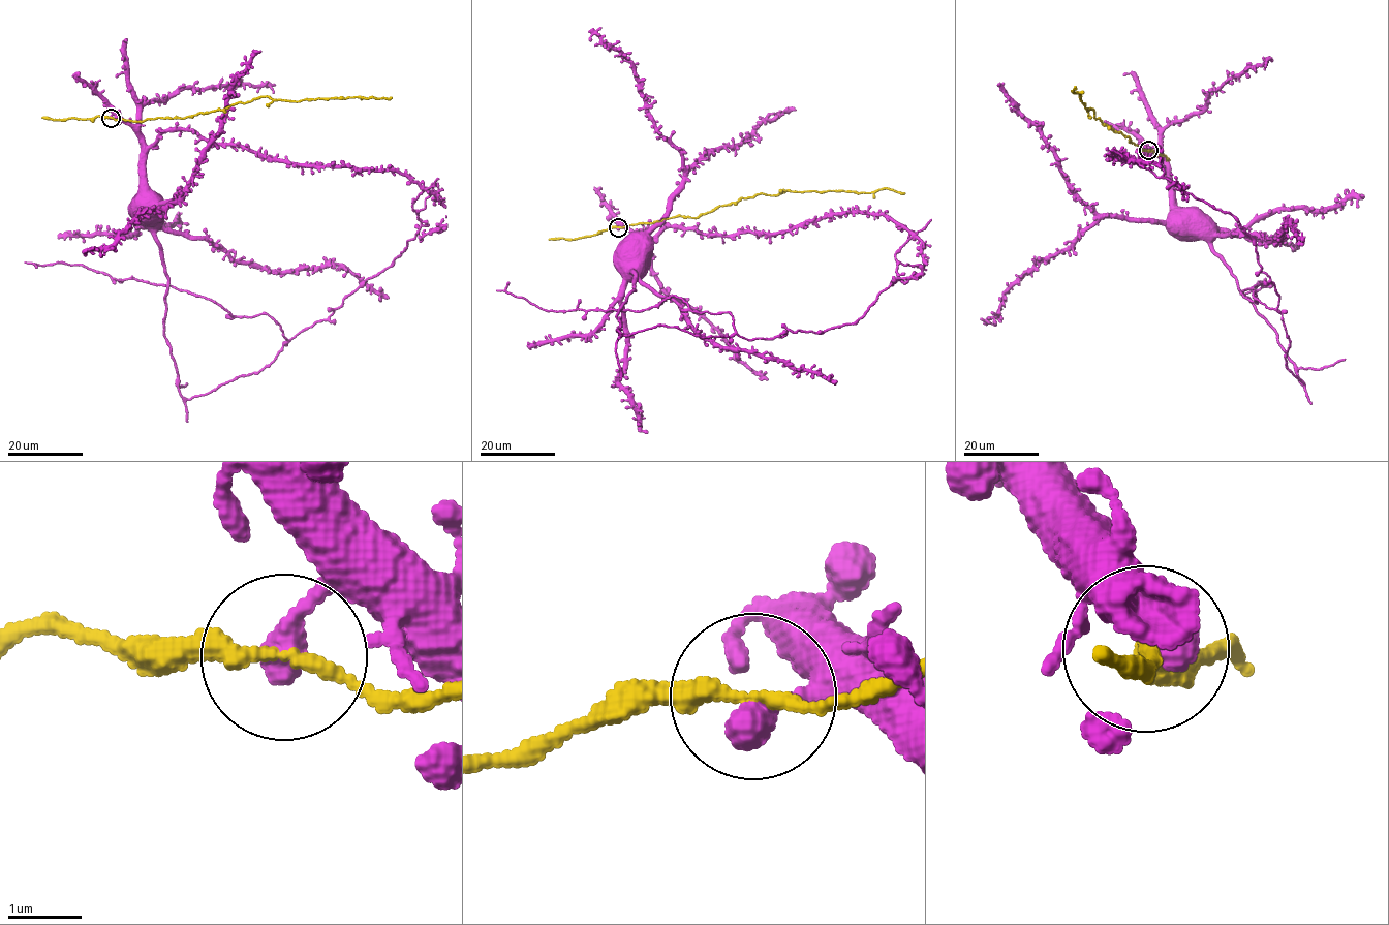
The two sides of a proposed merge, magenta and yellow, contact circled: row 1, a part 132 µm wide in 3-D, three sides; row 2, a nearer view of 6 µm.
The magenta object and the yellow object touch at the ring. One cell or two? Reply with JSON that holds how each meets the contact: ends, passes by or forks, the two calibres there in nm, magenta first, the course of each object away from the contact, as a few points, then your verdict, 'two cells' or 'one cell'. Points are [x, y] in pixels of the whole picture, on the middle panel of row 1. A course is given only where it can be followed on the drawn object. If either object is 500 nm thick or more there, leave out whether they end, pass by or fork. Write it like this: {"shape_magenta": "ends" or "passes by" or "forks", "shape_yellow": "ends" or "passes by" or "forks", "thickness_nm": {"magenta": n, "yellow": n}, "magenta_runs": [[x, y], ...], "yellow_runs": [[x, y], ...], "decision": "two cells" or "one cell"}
{"shape_magenta": "ends", "shape_yellow": "passes by", "thickness_nm": {"magenta": 440, "yellow": 200}, "magenta_runs": [[618, 226], [627, 227], [641, 240], [640, 245], [634, 245], [633, 272]], "yellow_runs": [[618, 226], [680, 215], [698, 217], [763, 193], [858, 193], [890, 188], [904, 193]], "decision": "two cells"}

